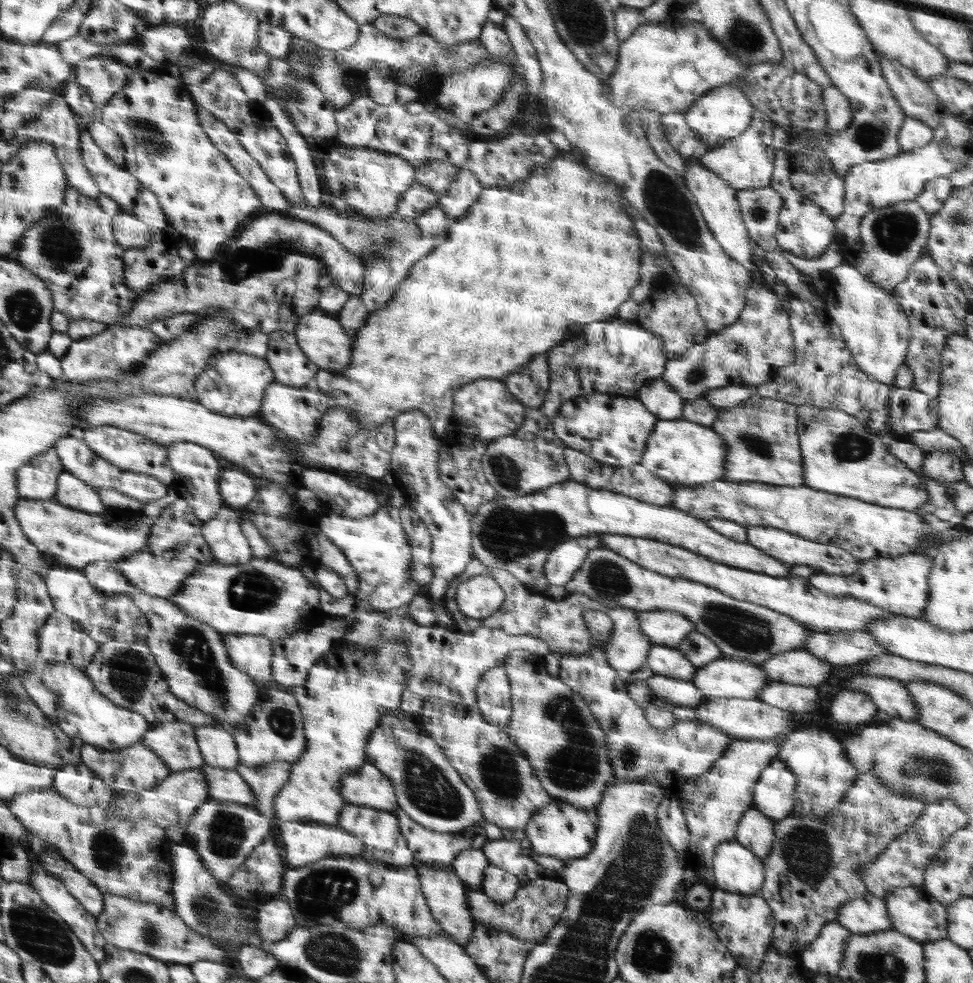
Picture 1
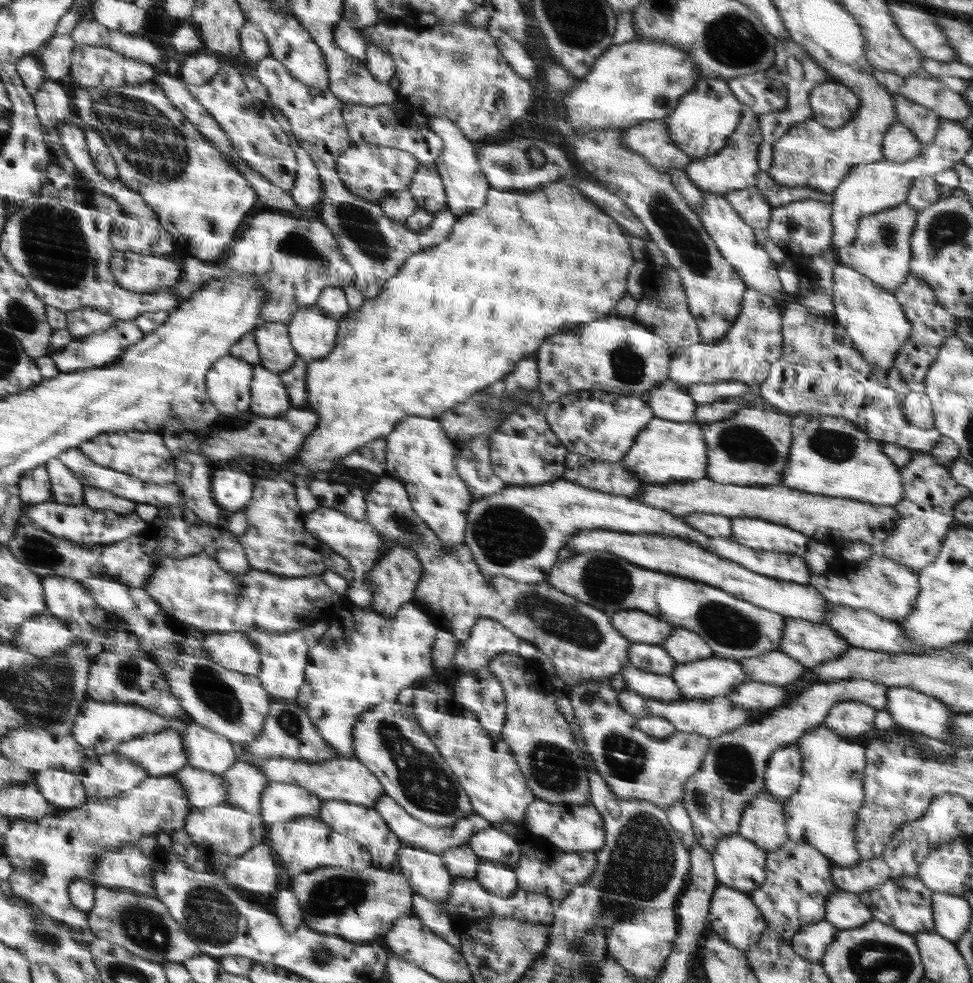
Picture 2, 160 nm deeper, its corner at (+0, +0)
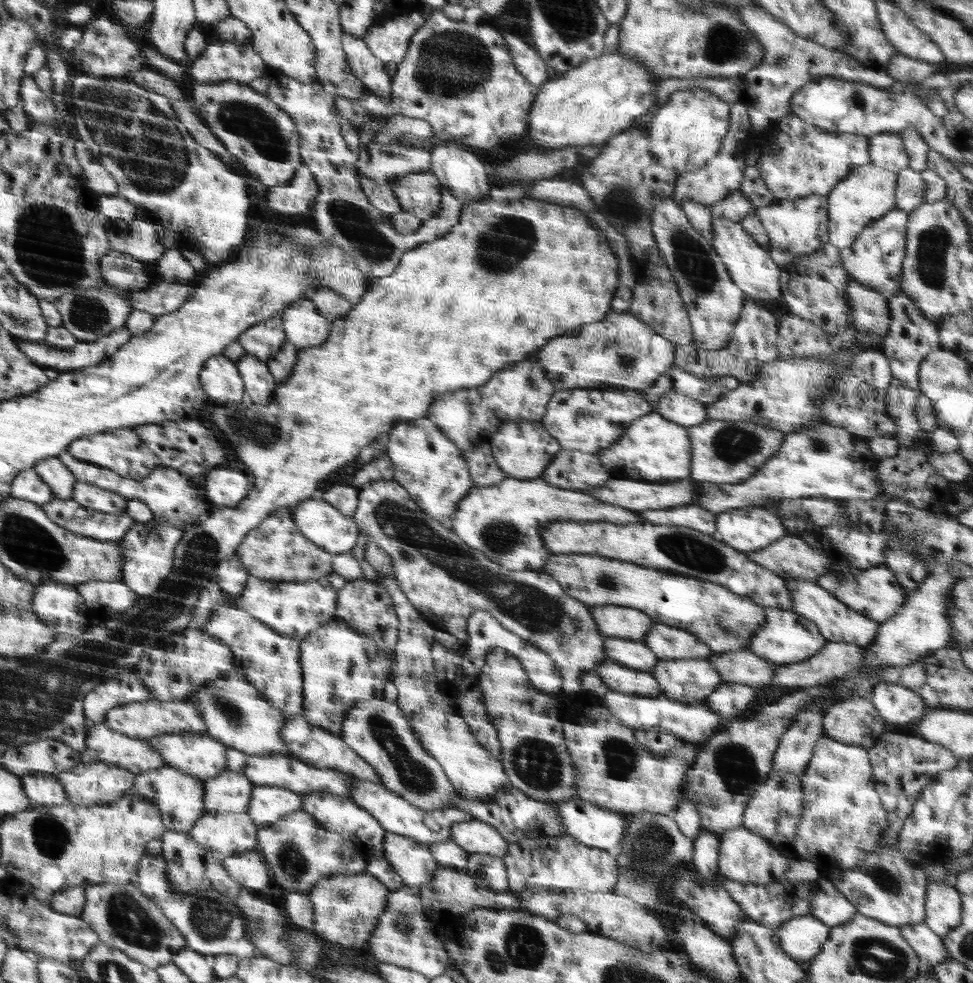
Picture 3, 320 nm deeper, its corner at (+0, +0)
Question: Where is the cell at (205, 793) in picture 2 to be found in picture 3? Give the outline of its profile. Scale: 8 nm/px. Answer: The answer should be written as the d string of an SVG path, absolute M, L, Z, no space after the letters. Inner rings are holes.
M164 766L135 776L134 786L131 790L142 795L146 801L154 803L162 814L163 825L166 831L186 832L195 826L195 822L204 813L204 790L207 789L206 780L196 778L195 775Z

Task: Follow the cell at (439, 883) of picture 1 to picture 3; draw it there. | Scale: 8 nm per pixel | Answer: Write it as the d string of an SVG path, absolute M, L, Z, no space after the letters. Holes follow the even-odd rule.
M386 832L383 850L396 874L413 889L431 881L440 867L427 845L399 834Z

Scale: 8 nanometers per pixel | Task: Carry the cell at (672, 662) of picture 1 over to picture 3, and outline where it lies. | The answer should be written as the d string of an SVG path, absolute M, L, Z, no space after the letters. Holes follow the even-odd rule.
M607 637L606 648L608 662L618 663L622 667L631 667L633 670L650 672L660 662L651 647L643 641Z

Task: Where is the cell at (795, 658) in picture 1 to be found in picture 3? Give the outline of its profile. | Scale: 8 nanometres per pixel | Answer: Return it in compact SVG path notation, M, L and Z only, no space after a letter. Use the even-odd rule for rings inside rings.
M748 650L711 654L706 660L720 674L723 684L735 683L752 688L771 684L774 672L780 666Z

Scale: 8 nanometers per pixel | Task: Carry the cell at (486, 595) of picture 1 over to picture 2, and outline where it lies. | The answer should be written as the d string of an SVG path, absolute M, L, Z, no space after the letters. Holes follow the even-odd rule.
M563 478L543 485L507 485L499 493L476 499L467 512L465 538L487 581L495 576L507 576L523 583L533 583L547 580L558 564L560 549L566 546L573 534L592 529L654 532L689 538L719 557L770 578L807 584L811 577L803 556L754 550L731 537L706 536L690 526L684 516L670 514L635 498L580 486Z

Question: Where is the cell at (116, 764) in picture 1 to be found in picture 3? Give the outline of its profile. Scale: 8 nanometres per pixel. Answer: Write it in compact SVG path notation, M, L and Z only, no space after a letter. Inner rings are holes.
M98 761L80 764L56 777L69 803L102 806L124 797L135 785L135 776L132 771Z

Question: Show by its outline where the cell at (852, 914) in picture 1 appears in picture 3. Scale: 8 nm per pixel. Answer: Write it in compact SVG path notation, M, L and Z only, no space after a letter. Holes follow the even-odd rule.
M827 877L816 880L811 894L810 915L833 927L848 922L856 913L856 907Z

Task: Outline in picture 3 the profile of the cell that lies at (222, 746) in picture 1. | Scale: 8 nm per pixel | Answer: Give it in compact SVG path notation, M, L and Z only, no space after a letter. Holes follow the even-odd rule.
M202 733L166 734L147 739L167 766L200 779L218 777L227 768L224 742Z

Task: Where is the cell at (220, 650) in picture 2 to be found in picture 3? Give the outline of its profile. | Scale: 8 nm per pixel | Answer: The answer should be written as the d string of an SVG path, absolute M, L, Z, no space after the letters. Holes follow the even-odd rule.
M200 628L174 634L172 642L174 644L168 646L168 652L162 646L148 650L148 654L143 655L140 666L133 669L158 701L185 700L190 693L202 689L208 681L223 681L224 676L236 668L236 656L232 650L219 638L206 634Z

